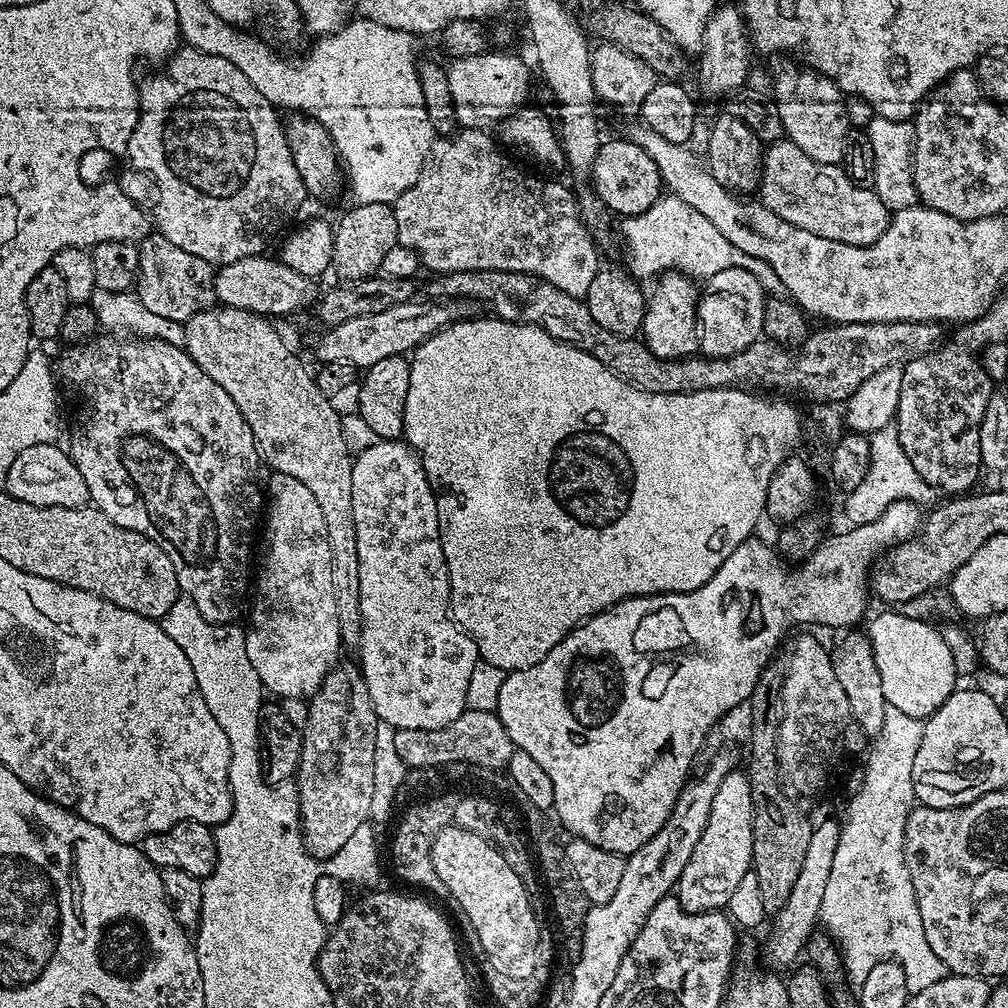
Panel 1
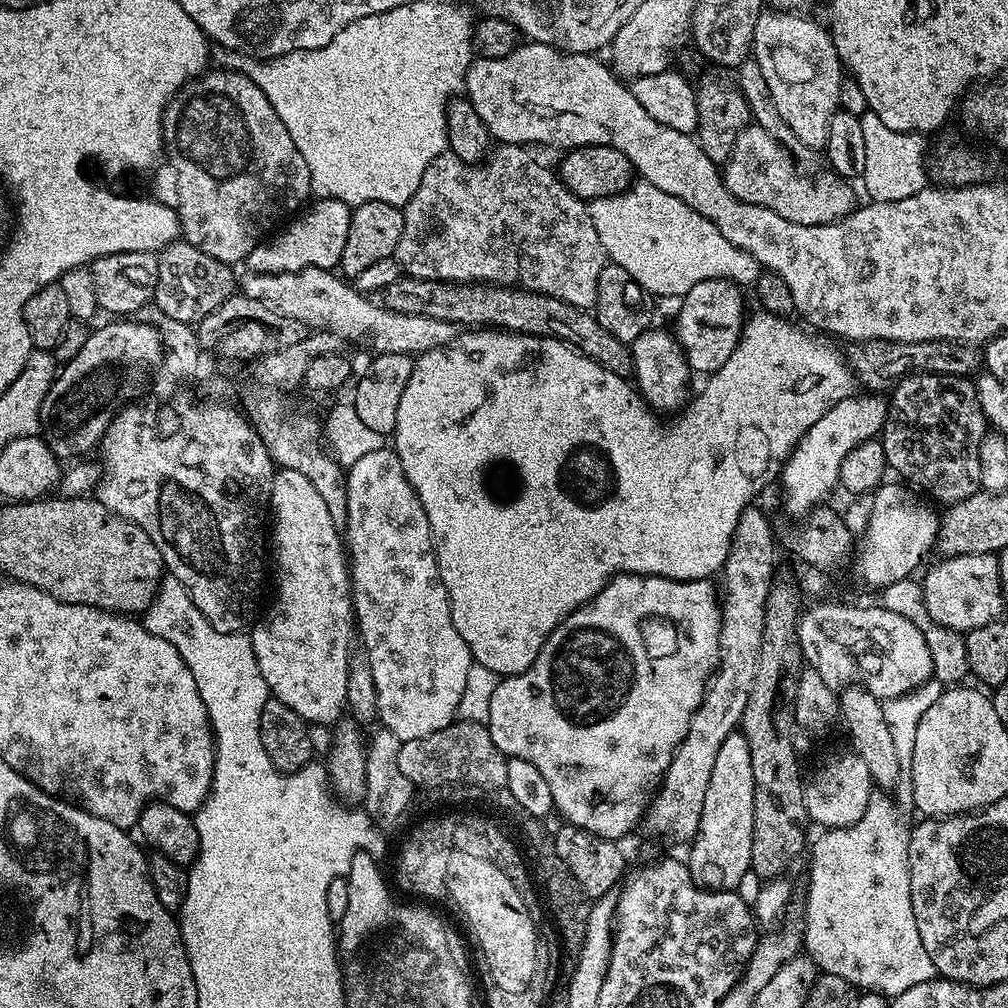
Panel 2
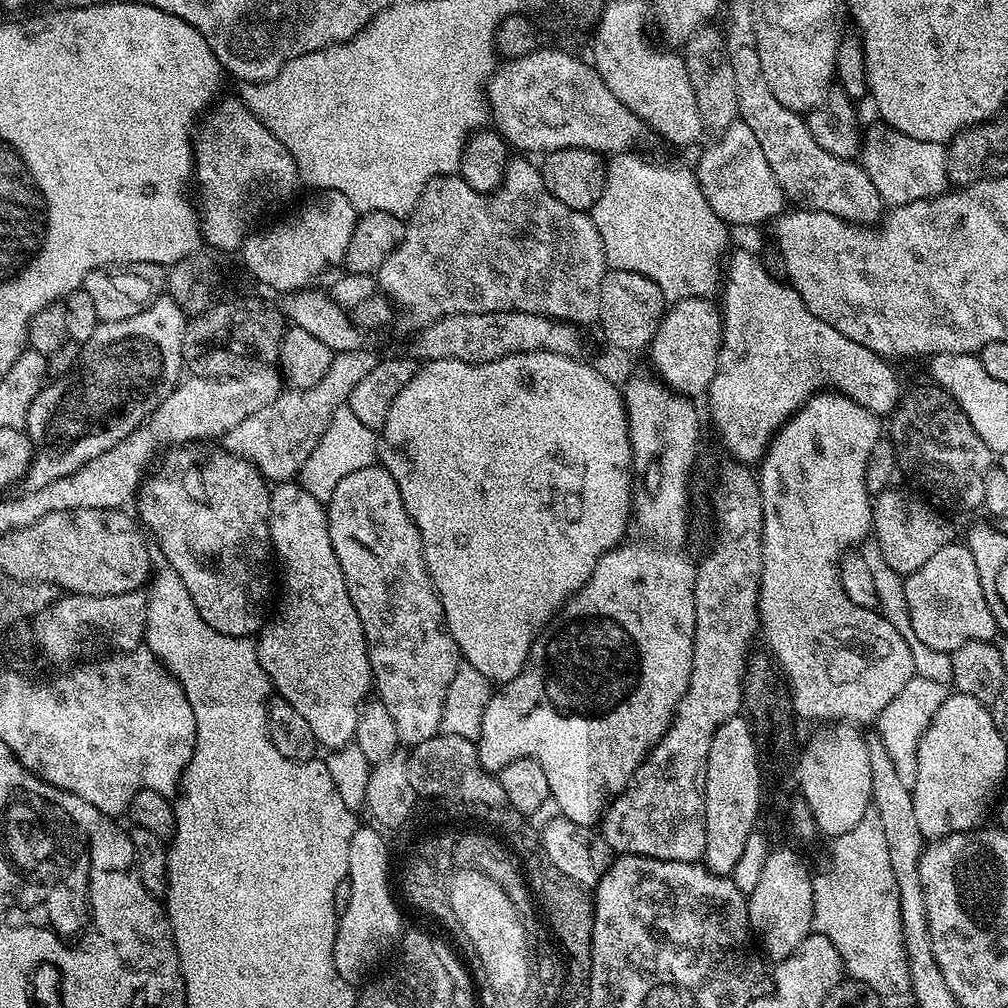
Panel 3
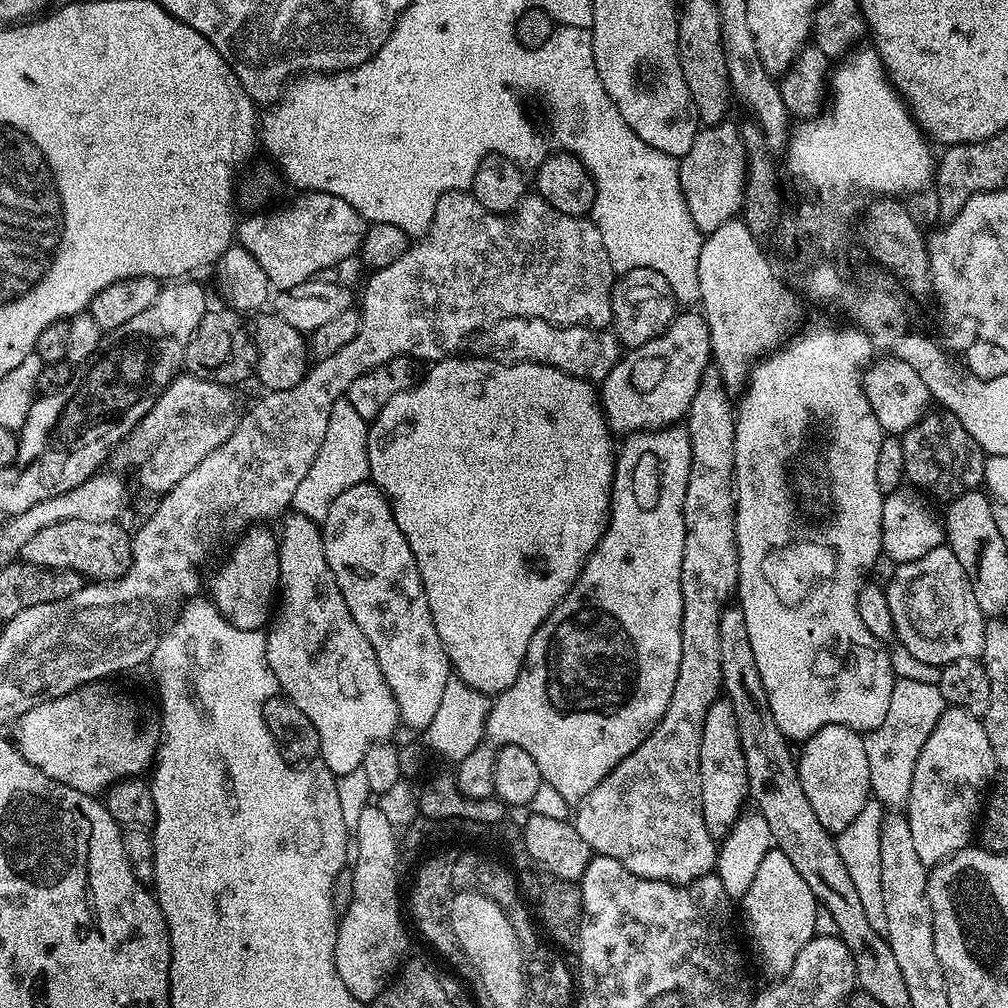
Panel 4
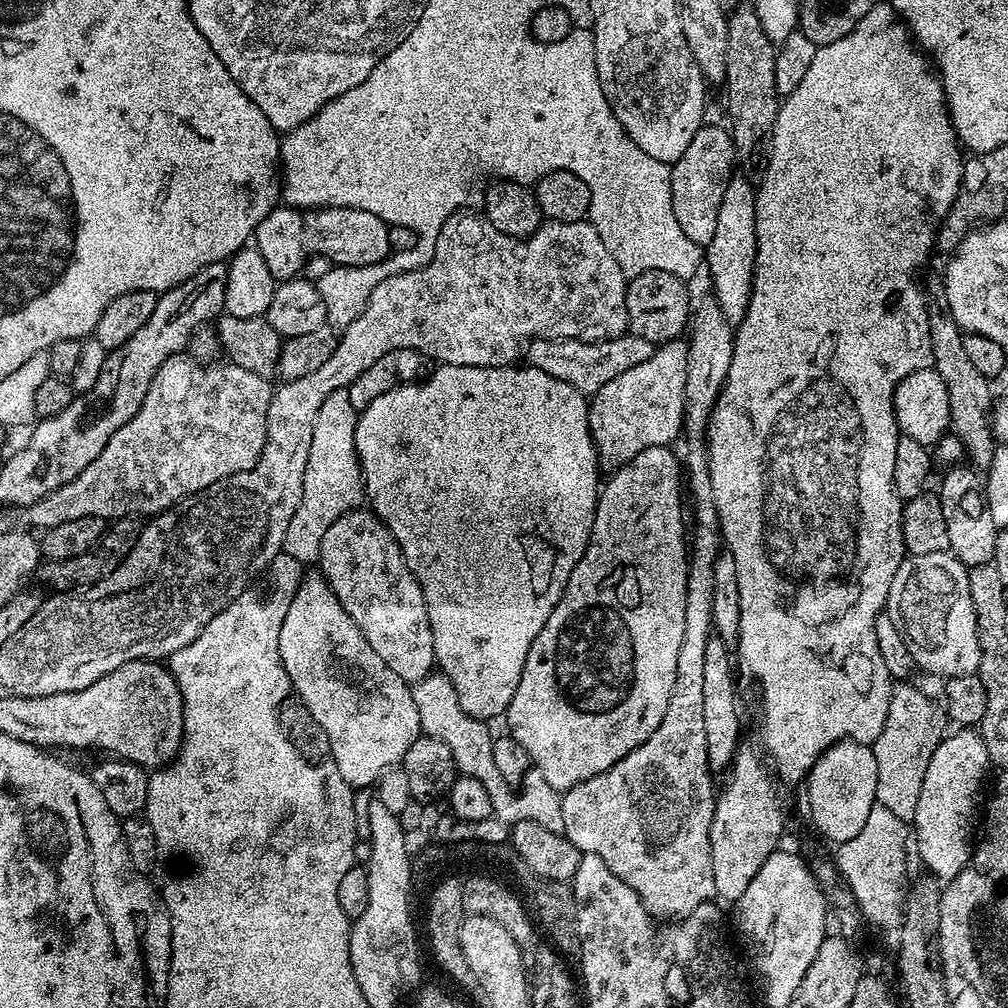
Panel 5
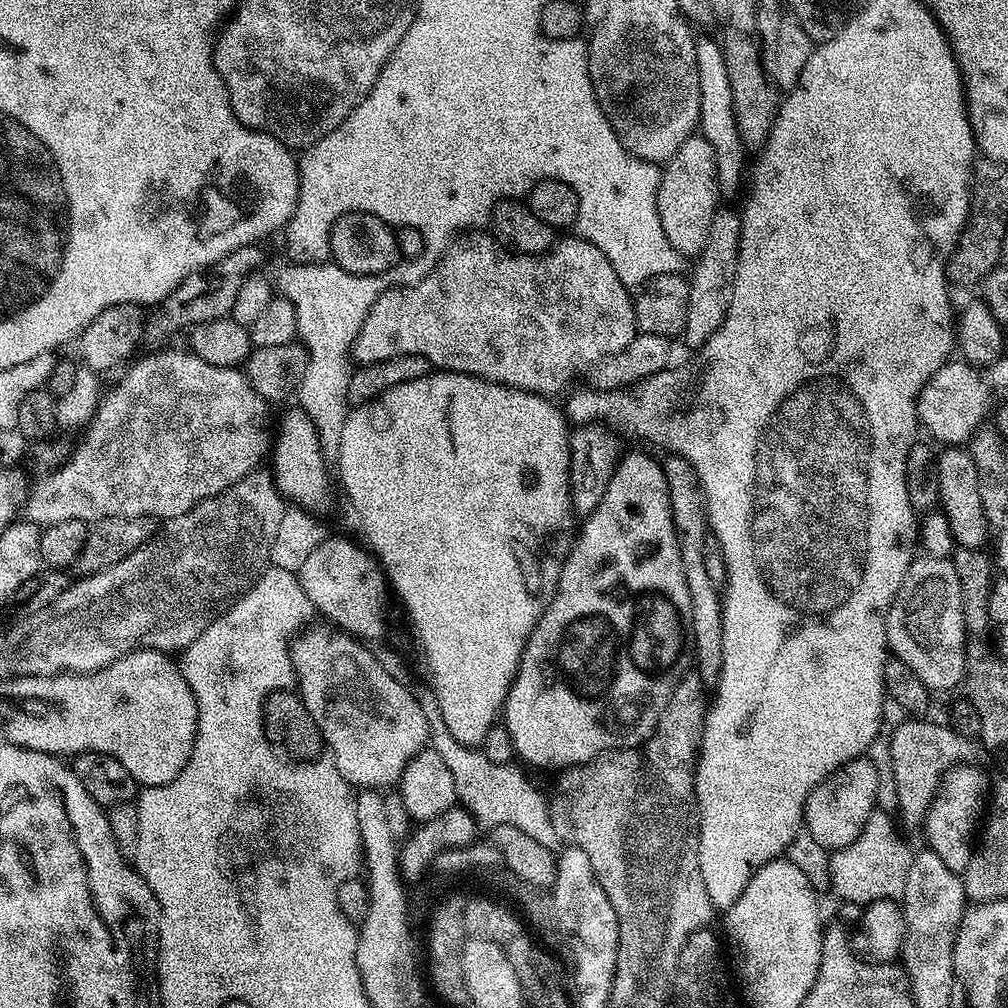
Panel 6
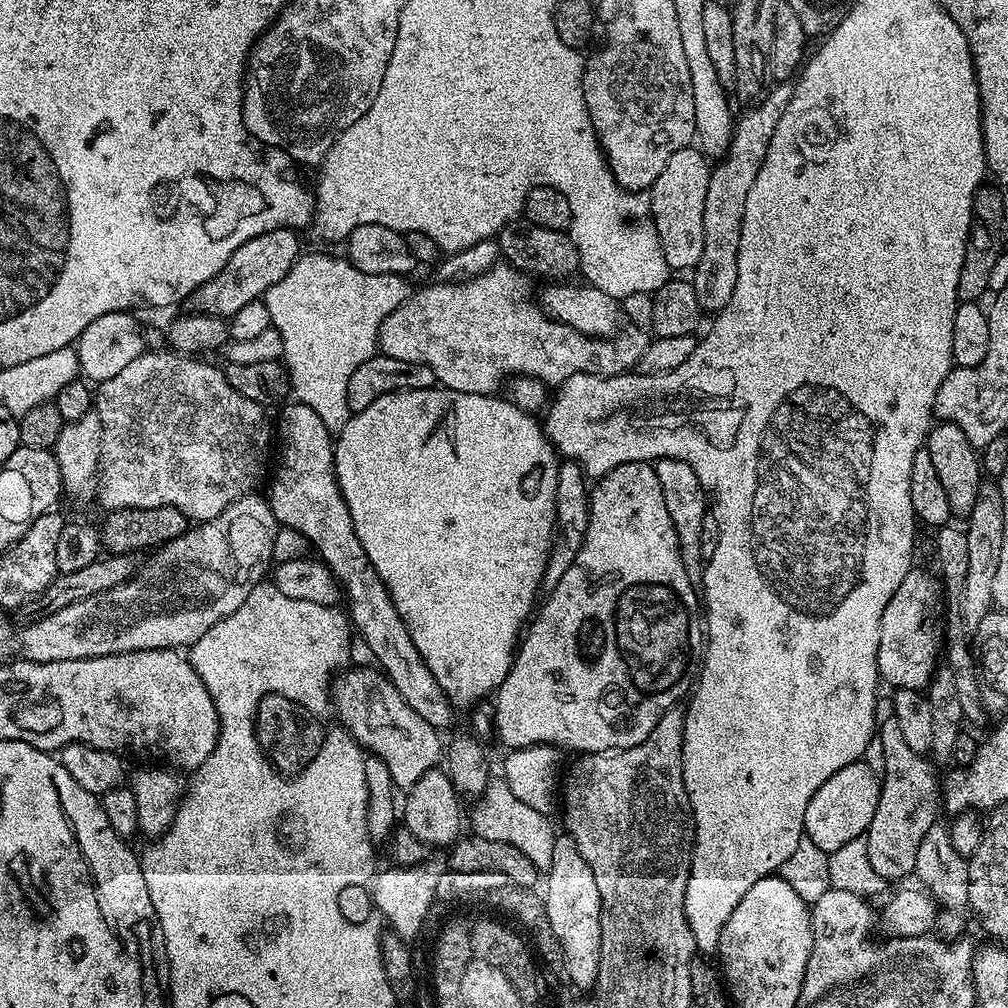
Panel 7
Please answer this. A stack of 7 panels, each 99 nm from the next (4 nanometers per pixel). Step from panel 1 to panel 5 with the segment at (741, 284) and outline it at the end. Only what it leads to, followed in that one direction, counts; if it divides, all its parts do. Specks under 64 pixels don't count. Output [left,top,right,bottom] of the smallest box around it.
[588,339,688,469]

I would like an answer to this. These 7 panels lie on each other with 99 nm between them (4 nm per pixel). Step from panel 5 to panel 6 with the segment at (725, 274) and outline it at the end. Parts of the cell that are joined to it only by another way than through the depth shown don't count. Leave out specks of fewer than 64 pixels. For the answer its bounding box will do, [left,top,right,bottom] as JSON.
[696,36,745,197]

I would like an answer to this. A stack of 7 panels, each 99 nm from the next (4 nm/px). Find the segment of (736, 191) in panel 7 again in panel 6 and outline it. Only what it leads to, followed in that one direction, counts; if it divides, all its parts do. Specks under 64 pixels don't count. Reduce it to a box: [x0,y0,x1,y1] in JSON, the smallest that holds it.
[682,207,740,350]

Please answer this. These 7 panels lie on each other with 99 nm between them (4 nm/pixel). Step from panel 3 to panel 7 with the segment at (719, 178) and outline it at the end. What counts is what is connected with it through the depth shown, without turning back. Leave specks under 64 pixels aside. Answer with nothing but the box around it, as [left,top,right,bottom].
[651,146,711,270]

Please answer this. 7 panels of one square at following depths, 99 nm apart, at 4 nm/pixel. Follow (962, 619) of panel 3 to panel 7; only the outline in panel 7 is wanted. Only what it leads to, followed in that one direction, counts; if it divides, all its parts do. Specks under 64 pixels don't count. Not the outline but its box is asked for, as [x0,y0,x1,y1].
[876,570,942,690]

